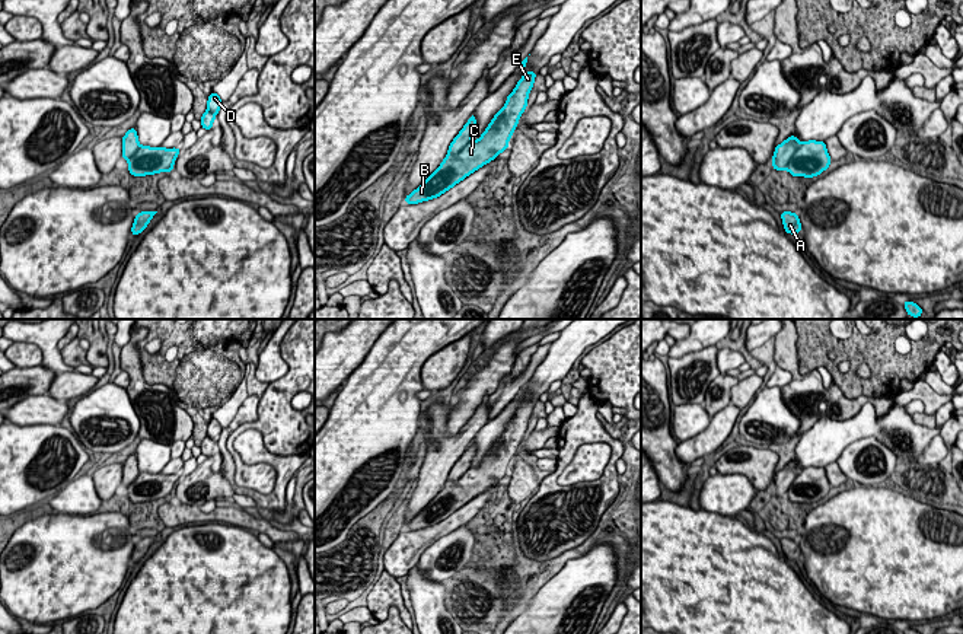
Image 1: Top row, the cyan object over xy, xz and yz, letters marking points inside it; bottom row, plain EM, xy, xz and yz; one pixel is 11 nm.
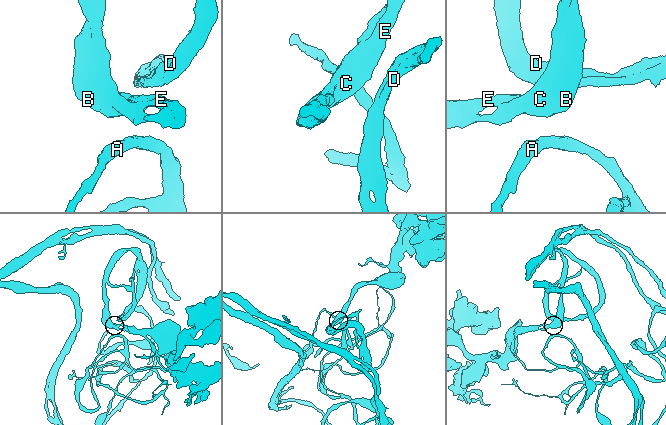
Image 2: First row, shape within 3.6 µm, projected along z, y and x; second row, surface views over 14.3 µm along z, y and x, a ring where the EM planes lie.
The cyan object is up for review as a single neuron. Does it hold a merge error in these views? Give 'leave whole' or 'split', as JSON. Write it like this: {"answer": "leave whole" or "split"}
{"answer": "leave whole"}

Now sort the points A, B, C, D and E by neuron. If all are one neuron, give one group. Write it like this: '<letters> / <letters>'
A B C D E

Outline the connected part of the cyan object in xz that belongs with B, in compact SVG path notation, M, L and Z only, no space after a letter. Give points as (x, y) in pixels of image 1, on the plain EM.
M527 398L522 402L514 417L507 423L506 431L494 442L478 466L471 465L476 453L476 446L472 442L450 469L441 491L415 517L405 523L405 529L417 531L440 523L507 477L508 466L527 433L535 404L535 398Z

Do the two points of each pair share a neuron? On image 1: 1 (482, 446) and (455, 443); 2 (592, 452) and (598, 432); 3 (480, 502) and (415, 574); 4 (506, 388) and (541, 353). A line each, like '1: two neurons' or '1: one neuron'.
1: two neurons
2: two neurons
3: two neurons
4: one neuron

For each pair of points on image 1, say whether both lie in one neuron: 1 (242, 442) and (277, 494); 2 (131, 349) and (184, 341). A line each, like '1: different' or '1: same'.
1: same
2: different

